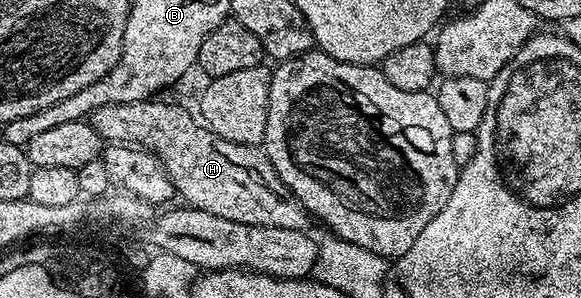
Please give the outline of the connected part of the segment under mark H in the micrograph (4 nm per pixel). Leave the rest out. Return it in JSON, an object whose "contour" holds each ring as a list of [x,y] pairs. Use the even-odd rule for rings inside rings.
{"contour":[[[150,98],[139,102],[115,102],[99,106],[91,117],[95,131],[102,141],[134,145],[153,153],[161,160],[166,174],[174,186],[176,195],[188,207],[207,210],[207,214],[219,214],[219,218],[228,218],[230,222],[243,222],[247,226],[271,226],[283,230],[306,231],[311,224],[309,211],[291,194],[291,190],[279,178],[275,166],[265,157],[260,147],[251,144],[236,144],[227,138],[219,138],[196,115],[177,104],[164,104],[161,98]]]}

